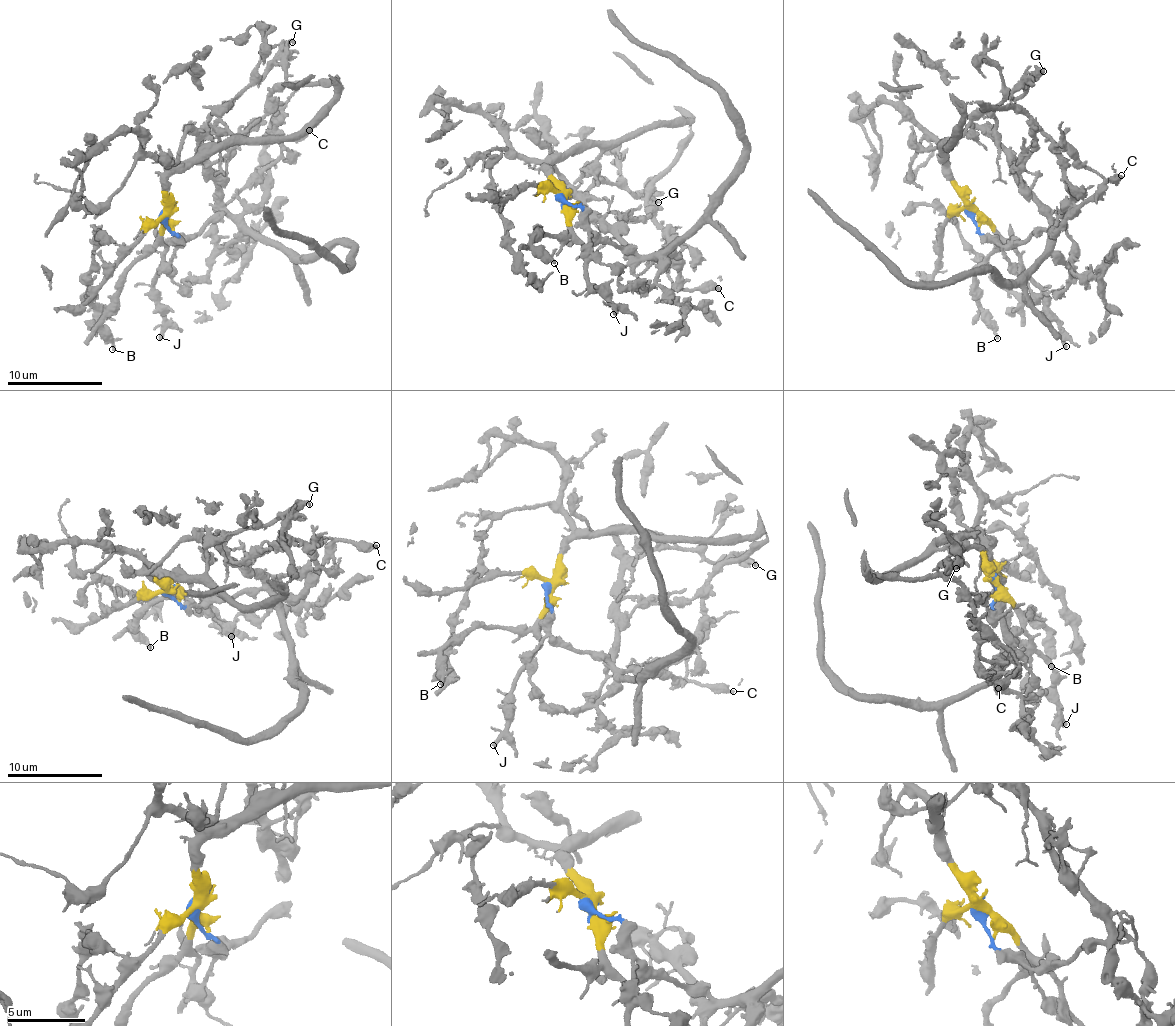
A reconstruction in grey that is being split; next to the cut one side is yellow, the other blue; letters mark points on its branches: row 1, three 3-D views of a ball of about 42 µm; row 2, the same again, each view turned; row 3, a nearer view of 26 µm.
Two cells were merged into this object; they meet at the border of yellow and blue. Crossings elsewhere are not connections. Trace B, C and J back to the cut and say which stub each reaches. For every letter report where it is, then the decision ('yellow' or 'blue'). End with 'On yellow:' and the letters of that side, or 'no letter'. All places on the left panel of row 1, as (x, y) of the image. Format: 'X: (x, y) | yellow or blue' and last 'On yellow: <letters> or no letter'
B: (112, 349) | yellow
C: (309, 130) | blue
J: (159, 337) | yellow
On yellow: B, J

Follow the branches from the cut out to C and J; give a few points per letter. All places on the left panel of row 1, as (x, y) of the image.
C: (164, 215), (164, 224), (180, 244), (223, 215), (253, 211), (268, 173), (267, 148), (301, 139), (310, 129)
J: (164, 215), (159, 240), (165, 249), (164, 267), (154, 286), (155, 307), (164, 316), (159, 338)

